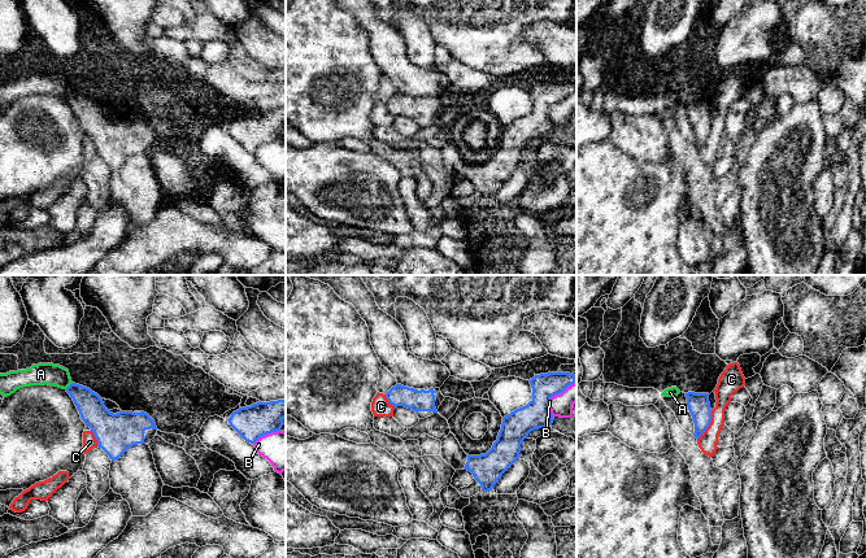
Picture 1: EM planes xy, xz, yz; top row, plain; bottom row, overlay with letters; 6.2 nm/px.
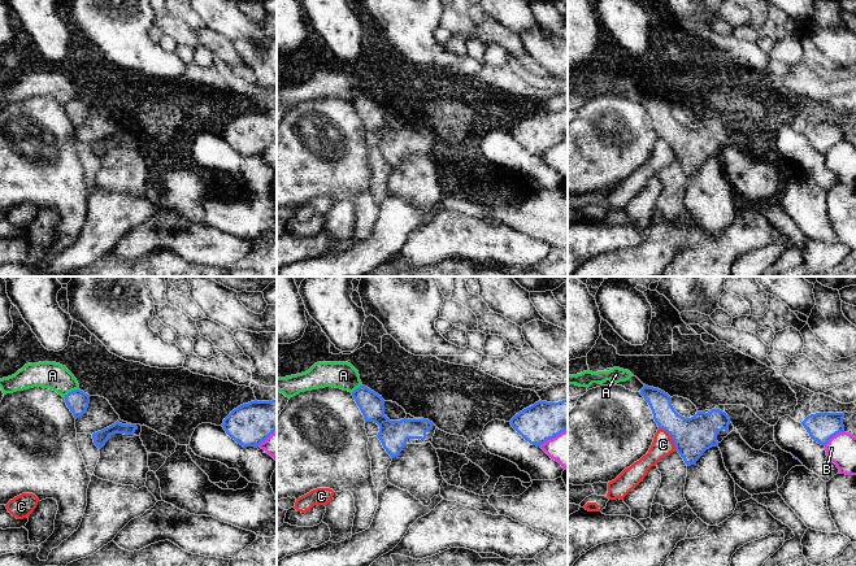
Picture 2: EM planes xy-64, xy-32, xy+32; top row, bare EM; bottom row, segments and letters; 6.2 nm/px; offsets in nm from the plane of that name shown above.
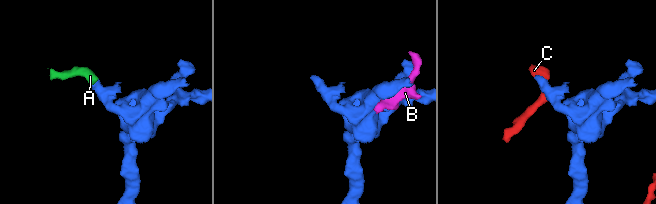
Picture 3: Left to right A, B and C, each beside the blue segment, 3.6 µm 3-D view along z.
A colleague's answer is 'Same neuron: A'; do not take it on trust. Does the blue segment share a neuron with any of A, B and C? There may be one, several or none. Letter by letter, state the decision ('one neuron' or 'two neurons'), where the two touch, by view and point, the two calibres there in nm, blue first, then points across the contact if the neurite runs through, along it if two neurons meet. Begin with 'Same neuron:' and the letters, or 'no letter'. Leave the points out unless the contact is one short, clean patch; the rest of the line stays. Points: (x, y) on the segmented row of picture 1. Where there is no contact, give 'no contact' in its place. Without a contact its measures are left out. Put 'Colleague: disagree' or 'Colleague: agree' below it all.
Same neuron: no letter
A: two neurons; contact xy (69, 386); calibres 160 and 140 nm; border xy (72, 382), (65, 388)
B: two neurons; contact xz (555, 395); calibres 170 and 140 nm
C: two neurons; contact yz (709, 423); calibres 140 and 120 nm; border yz (712, 410), (712, 421), (697, 439)
Colleague: disagree

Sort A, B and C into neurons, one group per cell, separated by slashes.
A / B / C

